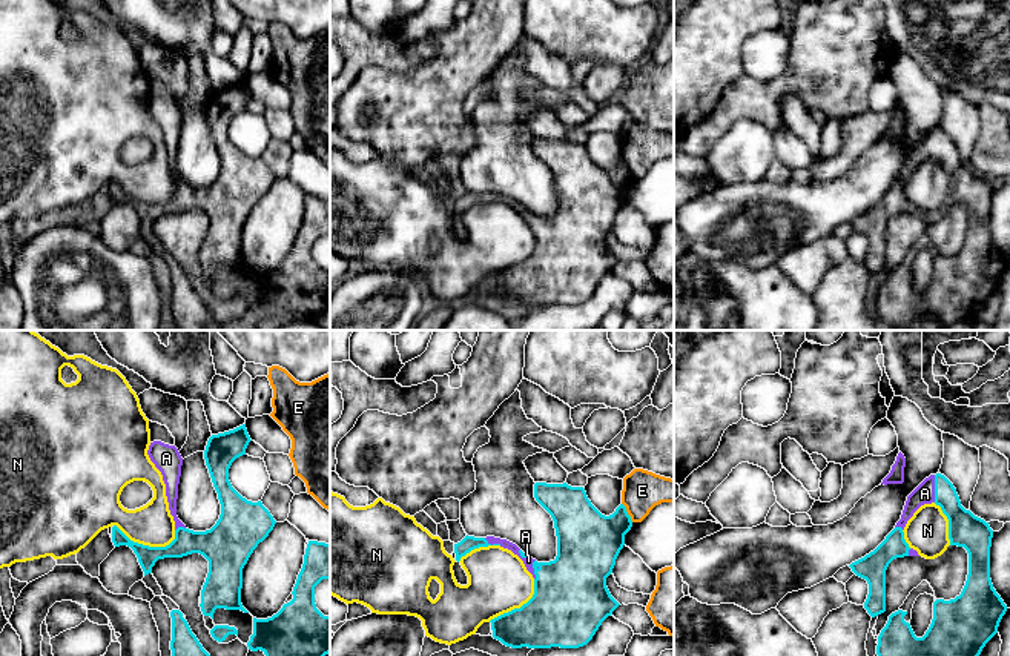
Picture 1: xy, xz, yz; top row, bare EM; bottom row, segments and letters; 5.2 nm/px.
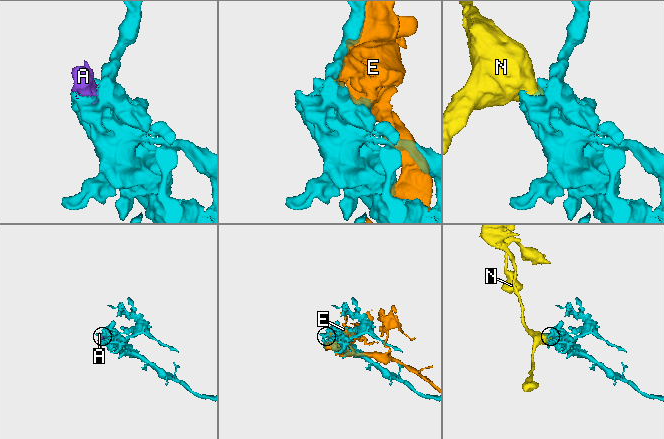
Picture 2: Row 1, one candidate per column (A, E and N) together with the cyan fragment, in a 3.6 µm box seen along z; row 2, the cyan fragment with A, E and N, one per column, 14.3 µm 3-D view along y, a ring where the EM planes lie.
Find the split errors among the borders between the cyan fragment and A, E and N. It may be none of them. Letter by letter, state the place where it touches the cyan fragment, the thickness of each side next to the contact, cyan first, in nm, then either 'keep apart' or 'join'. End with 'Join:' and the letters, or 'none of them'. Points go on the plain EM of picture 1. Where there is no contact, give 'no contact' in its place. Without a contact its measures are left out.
A: yz (935, 145) | 160/110 nm | join
E: xz (627, 168) | 320/200 nm | keep apart
N: xy (145, 202) | 130/220 nm | keep apart
Join: A

